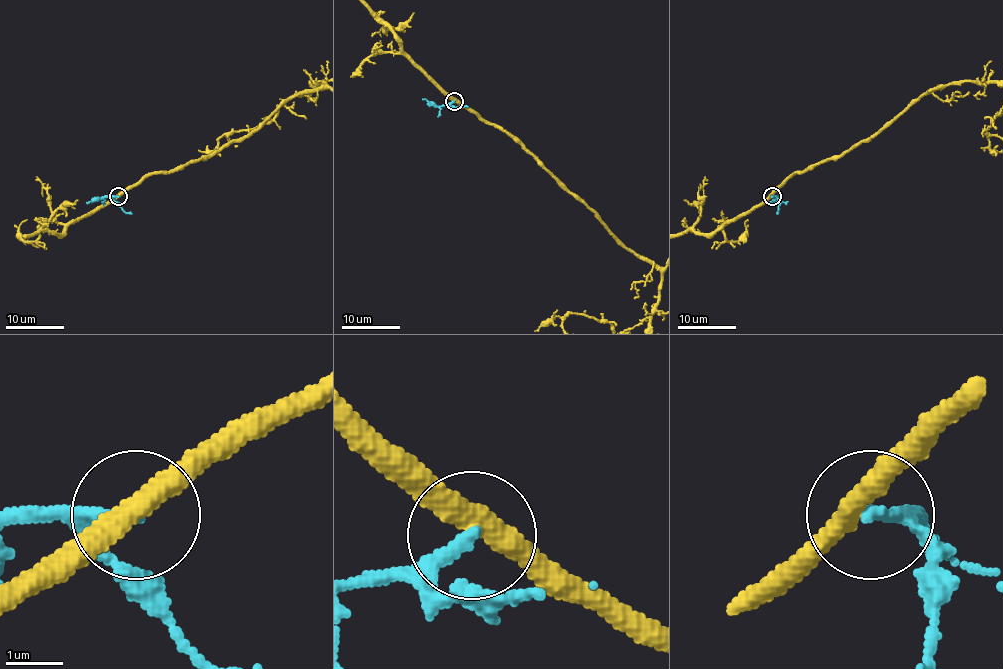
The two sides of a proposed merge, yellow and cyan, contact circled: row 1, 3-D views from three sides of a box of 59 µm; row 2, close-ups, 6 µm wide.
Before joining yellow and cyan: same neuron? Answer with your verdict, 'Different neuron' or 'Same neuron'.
Different neuron

